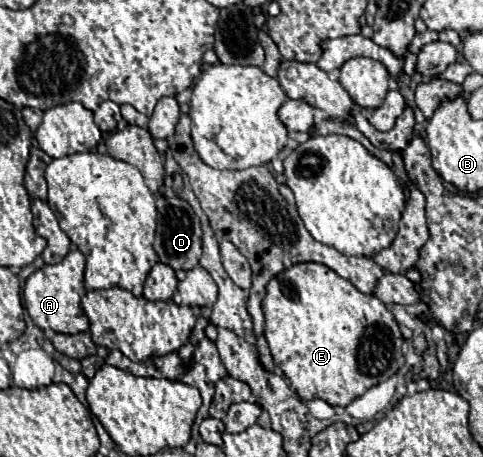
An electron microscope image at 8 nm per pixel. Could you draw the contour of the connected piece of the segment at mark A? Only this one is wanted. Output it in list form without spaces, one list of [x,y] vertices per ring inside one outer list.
[[[72,250],[68,256],[58,264],[46,264],[44,268],[36,270],[24,286],[24,304],[33,322],[41,329],[52,329],[62,334],[80,334],[86,332],[90,322],[80,306],[82,296],[86,294],[84,288],[84,266],[86,258],[82,252]]]

